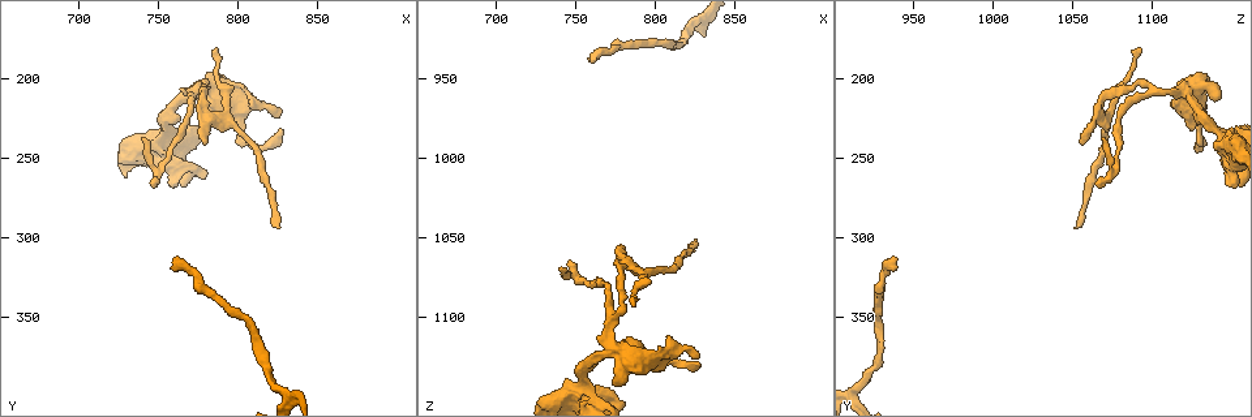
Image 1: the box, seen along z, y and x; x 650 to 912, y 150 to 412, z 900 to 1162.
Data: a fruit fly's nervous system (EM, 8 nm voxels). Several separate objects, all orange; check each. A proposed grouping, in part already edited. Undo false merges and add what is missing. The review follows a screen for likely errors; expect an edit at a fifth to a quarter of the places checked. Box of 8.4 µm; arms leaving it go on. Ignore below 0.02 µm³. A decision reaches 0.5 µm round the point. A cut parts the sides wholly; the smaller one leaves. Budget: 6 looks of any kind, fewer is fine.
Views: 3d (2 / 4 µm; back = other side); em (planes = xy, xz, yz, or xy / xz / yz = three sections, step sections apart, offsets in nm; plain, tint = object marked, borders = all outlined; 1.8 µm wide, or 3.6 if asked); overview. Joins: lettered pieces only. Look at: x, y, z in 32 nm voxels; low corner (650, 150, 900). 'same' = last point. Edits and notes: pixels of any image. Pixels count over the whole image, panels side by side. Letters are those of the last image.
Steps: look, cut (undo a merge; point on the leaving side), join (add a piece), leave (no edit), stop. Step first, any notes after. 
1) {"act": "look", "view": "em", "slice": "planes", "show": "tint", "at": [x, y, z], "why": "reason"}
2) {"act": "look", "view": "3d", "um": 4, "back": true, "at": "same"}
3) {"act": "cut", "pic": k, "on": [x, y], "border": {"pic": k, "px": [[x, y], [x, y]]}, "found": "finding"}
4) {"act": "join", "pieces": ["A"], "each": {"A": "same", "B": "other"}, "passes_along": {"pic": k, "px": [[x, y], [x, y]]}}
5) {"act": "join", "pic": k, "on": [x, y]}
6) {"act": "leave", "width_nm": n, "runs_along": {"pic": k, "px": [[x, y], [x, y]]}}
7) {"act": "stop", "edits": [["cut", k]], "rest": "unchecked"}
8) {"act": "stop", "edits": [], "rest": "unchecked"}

{"act": "look", "view": "em", "um": 3.6, "slice": "planes", "show": "borders", "at": [824, 294, 1050], "why": "long arm stops here"}

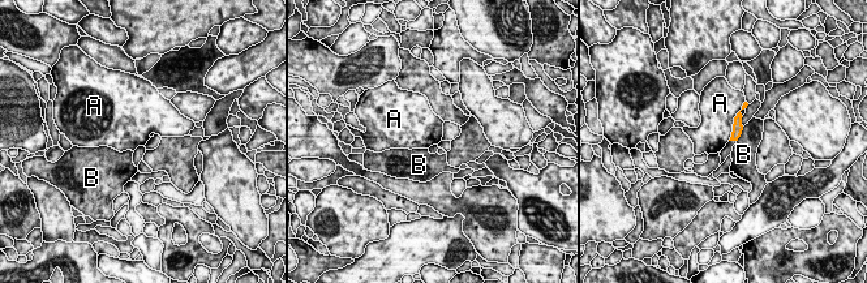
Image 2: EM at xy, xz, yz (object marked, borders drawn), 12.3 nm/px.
{"act": "leave", "each": {"A": "other", "B": "other"}, "found": "none of them fits"}

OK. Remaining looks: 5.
{"act": "look", "view": "3d", "um": 4, "at": [784, 228, 1068], "why": "sharp bend"}

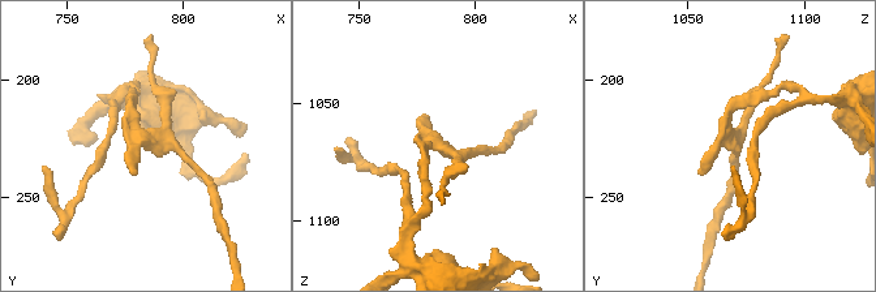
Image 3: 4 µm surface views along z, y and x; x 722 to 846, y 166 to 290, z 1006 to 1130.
{"act": "look", "view": "em", "slice": "planes", "show": "tint", "at": [784, 225, 1067]}

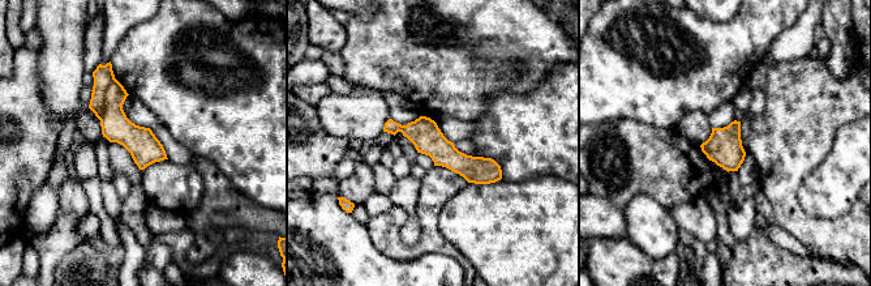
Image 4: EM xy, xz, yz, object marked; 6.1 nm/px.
{"act": "look", "view": "em", "slice": "planes", "show": "borders", "at": "same", "why": "see the neighbours"}

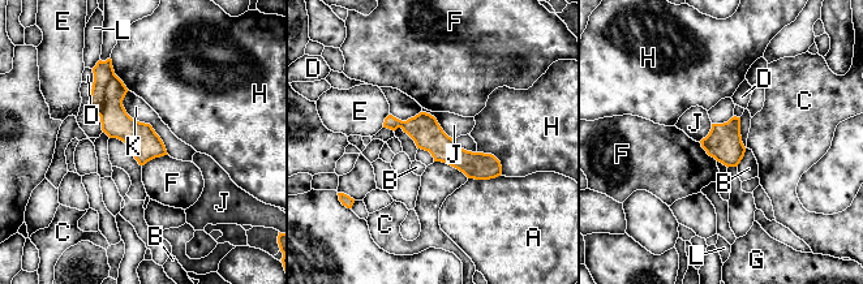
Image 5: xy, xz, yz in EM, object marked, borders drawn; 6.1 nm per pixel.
{"act": "cut", "pic": 5, "on": [116, 123], "each": {"A": "other", "B": "other", "C": "other", "D": "other", "E": "other", "F": "other", "G": "other", "H": "other", "J": "other", "K": "other", "L": "other"}, "border": {"pic": 5, "px": [[115, 74], [107, 84], [99, 115]]}, "found": "two cells meet here"}

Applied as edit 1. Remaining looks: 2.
{"act": "look", "view": "em", "slice": "xz", "step": 8, "show": "borders", "at": [826, 220, 1124], "why": "free end"}

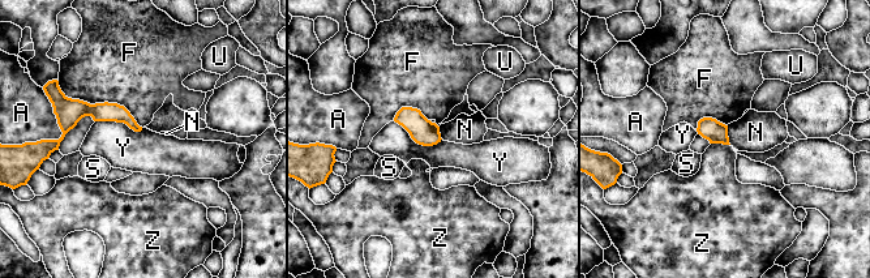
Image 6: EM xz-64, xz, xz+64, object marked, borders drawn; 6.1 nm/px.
{"act": "look", "view": "em", "slice": "xy", "step": 4, "show": "borders", "at": "same", "why": "another direction"}

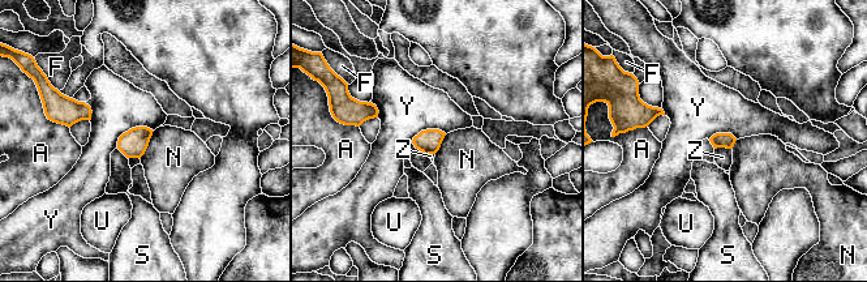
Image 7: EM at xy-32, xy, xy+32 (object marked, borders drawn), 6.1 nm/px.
{"act": "leave", "width_nm": 100, "each": {"A": "other", "F": "other", "N": "other", "S": "other", "U": "other", "Y": "other", "Z": "other"}, "border": {"pic": 7, "px": [[153, 129], [129, 128], [116, 146]]}, "found": "no lettered piece goes on from it"}

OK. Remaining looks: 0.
{"act": "stop", "edits": [["cut", 5]], "rest": "unchecked"}

